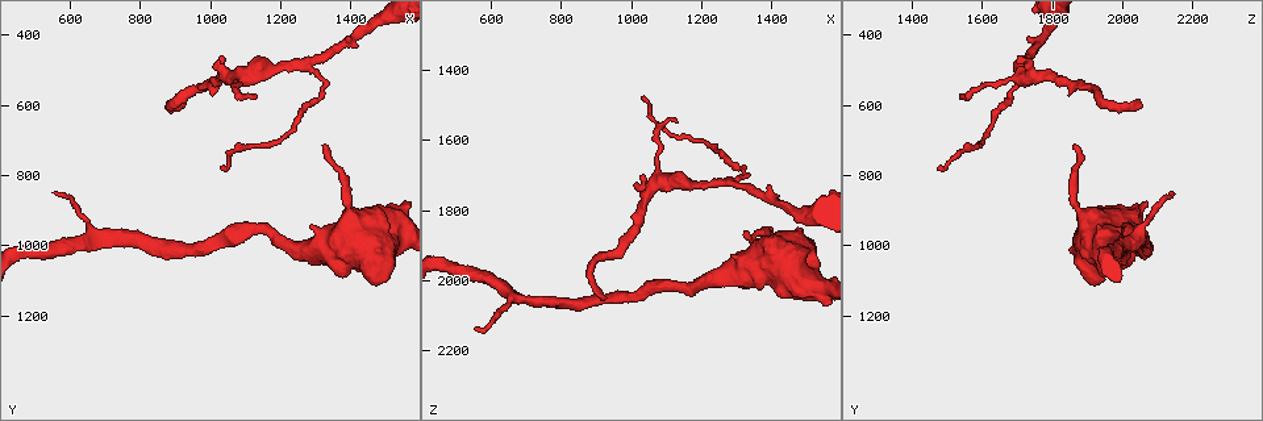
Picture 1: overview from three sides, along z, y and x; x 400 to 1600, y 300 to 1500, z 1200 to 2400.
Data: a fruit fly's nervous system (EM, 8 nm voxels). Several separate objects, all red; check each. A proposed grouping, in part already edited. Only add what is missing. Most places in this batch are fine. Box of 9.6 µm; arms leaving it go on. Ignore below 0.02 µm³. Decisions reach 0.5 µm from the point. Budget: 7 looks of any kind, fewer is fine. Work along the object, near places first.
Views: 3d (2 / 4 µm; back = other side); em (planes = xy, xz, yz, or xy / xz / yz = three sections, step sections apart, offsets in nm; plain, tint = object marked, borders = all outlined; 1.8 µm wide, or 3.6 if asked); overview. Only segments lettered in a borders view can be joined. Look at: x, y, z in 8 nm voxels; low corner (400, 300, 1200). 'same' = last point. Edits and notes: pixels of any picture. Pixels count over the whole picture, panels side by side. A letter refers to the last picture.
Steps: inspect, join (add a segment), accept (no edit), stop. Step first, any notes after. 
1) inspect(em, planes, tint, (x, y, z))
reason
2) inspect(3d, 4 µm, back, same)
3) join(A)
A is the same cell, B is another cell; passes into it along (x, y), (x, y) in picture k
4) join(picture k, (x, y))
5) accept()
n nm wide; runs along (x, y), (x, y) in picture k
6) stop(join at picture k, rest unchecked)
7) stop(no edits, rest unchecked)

inspect(em, planes, borders, (920, 600, 2050))
thin end

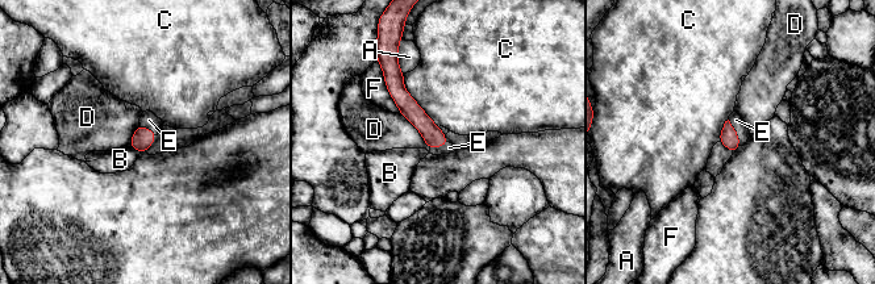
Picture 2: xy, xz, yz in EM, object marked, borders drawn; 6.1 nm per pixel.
join(E)
110 nm wide; E is the same cell, A, B, C, D and F are other cells; the cell continues

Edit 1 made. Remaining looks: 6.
inspect(3d, 2 µm, (1290, 490, 1710))
calibre changes

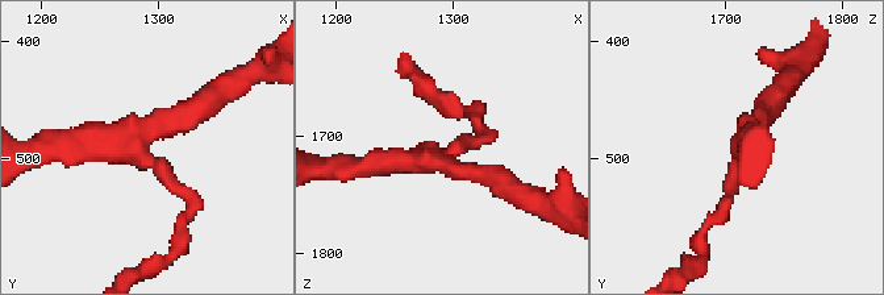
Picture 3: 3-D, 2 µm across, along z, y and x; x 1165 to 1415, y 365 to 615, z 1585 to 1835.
inspect(em, yz, step 4, tint, (1278, 482, 1718))
3 arms; now the EM

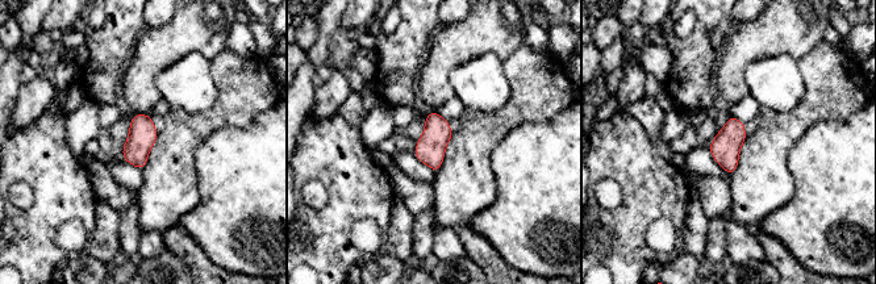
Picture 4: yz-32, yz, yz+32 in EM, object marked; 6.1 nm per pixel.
inspect(em, planes, borders, same)
another direction

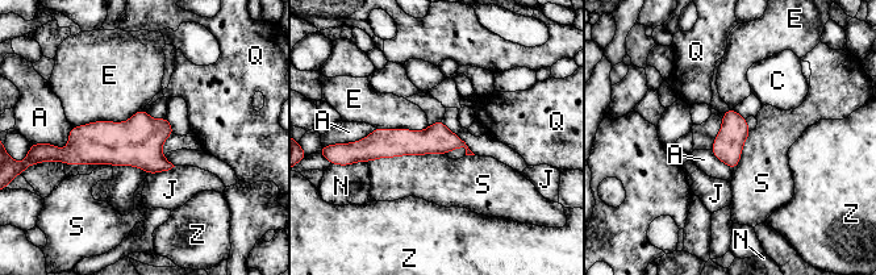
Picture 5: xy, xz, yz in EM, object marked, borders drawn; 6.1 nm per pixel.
accept()
180 nm wide; A, C, E, J, N, Q, S and Z are other cells; runs along (461, 144), (358, 145) in picture 5; none of them fits

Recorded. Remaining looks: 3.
inspect(em, planes, tint, (1020, 460, 1710))
an open end

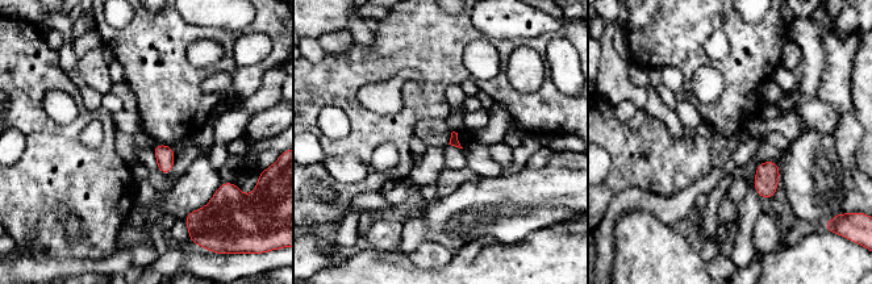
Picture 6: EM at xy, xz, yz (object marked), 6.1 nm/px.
inspect(em, planes, borders, same)

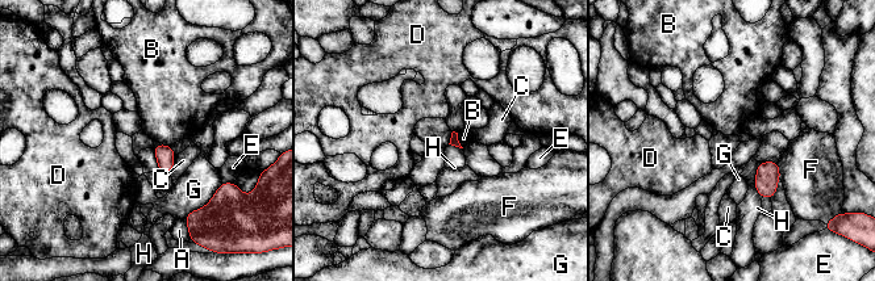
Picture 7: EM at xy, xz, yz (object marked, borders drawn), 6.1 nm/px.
accept()
A, B, C, D, E, F, G and H are other cells; border along (758, 163), (754, 188), (762, 197) in picture 7; no lettered segment goes on from it

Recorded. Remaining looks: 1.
stop(join at picture 2, rest unchecked)

